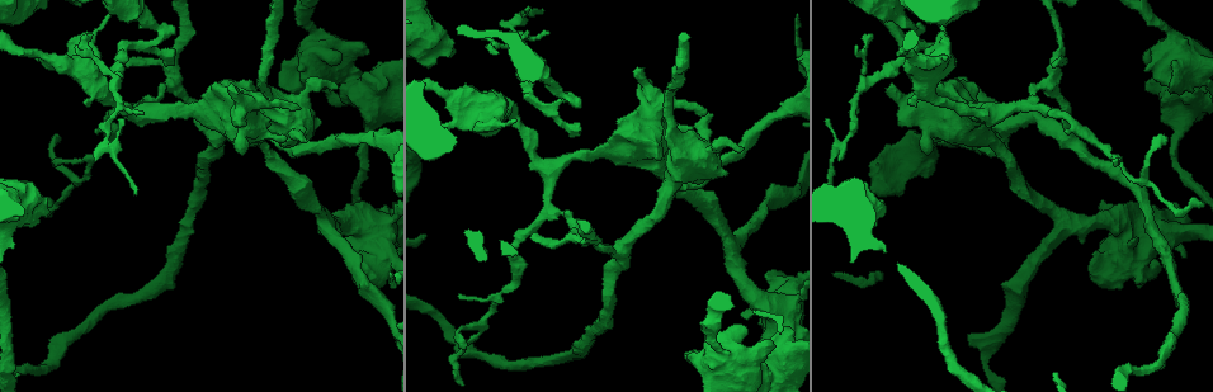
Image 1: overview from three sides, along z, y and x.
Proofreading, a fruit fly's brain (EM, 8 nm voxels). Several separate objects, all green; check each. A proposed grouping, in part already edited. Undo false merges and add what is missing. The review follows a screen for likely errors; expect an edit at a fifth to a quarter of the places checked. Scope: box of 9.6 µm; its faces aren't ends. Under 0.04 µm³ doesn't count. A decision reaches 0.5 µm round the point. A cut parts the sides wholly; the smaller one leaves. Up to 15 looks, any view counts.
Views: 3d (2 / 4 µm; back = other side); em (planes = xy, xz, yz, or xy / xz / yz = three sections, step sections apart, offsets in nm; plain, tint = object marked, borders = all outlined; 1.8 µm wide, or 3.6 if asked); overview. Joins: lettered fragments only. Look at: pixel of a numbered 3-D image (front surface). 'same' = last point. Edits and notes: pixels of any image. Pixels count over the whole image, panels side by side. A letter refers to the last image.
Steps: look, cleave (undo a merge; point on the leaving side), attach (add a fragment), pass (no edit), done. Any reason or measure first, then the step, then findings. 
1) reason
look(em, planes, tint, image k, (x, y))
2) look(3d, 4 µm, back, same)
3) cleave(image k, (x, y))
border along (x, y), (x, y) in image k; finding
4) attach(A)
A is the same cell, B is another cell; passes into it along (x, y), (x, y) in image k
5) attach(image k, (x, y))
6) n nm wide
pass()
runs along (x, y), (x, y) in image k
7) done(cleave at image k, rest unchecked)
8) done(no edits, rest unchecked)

stops while still wide
look(3d, 2 µm, image 1, (233, 89))

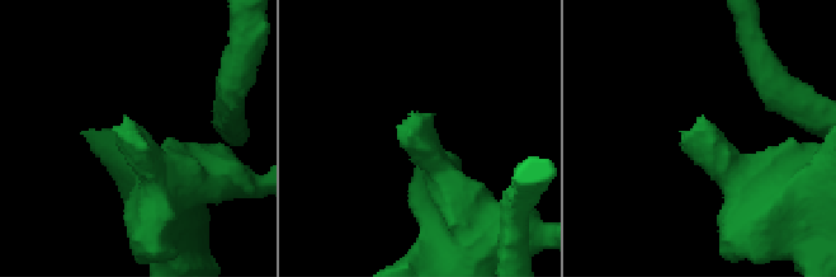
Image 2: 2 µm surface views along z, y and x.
need the tissue
look(em, yz, step 8, borders, image 2, (683, 131))

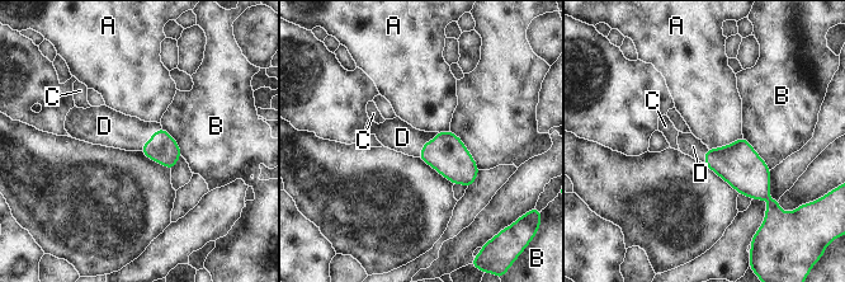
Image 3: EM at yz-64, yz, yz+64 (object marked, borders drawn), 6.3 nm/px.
B touches over 320 nm
attach(D)
D is the same cell, A, B and C are other cells; passes into it along (447, 154), (424, 142), (397, 135) in image 3; it goes on there

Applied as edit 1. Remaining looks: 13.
branch stops here
look(3d, 2 µm, back, image 1, (578, 102))

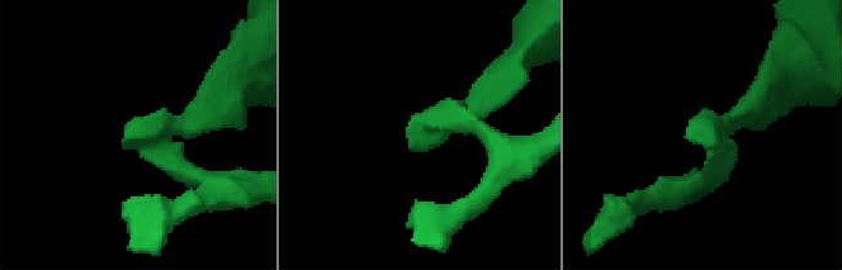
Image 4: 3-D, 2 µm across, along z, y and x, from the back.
arms of 190, 220 nm
look(em, planes, borders, image 4, (124, 142))

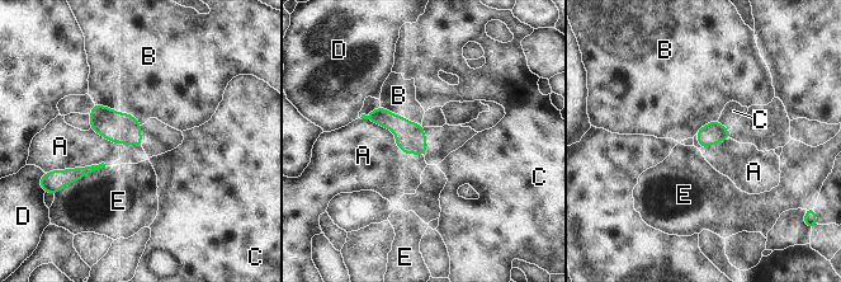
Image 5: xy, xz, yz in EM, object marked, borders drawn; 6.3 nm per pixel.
140 nm wide
cleave(image 5, (397, 123))
A, B, C, D and E are other cells; a second neuron is stuck on

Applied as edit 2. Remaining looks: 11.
abrupt turn
look(em, 3.6 µm, planes, borders, image 1, (721, 357))

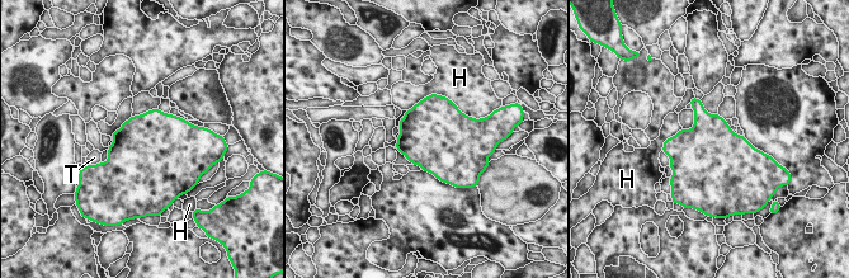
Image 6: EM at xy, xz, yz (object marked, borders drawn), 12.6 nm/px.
pass()
H and T are other cells; border along (432, 94), (406, 111) in image 6; one neuron here

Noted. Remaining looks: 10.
touches itself
look(3d, 4 µm, image 1, (162, 92))

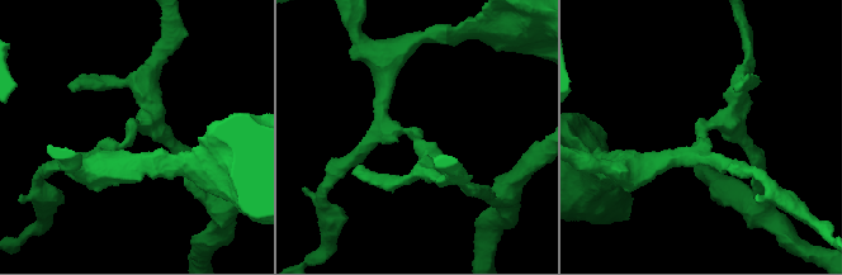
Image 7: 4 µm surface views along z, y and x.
now the EM
look(em, planes, borders, image 7, (414, 132))

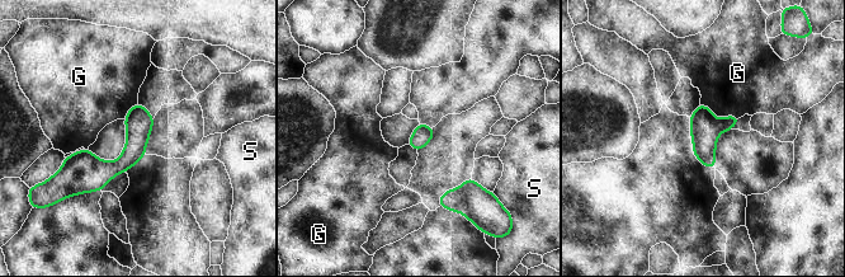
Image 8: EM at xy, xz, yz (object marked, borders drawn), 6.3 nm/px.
cleave(image 8, (725, 123))
G and S are other cells; two neurons meet here

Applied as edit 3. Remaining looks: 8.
branch stops here
look(em, planes, plain, image 1, (743, 315))

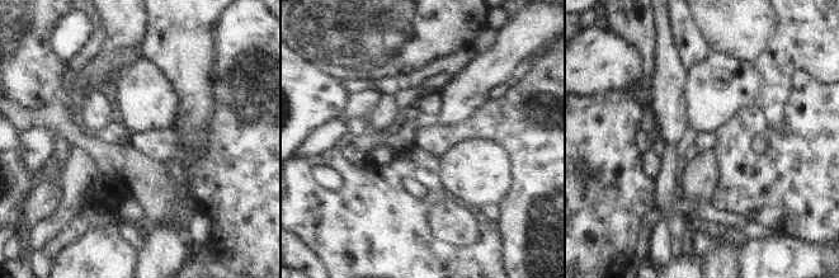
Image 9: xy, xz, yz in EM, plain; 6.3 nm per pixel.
where the object lies
look(em, planes, tint, same)

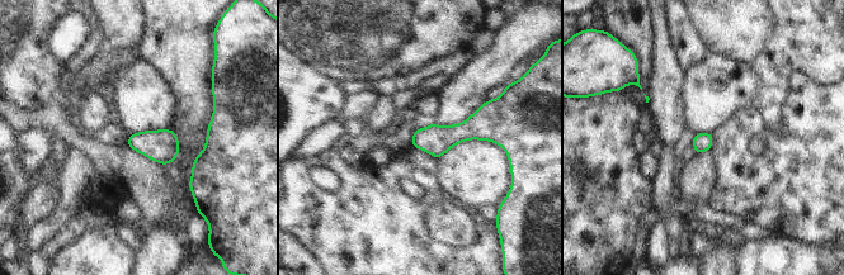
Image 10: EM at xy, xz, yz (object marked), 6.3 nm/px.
look(em, planes, borders, same)

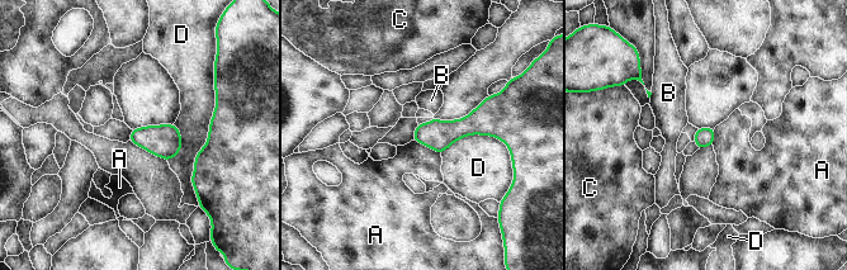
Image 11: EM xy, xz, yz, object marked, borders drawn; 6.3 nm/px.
pass()
A, B, C and D are other cells; border along (413, 140), (440, 154) in image 11; no lettered fragment goes on from it

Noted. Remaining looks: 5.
done(attach at image 3, cleave at image 5, cleave at image 8, rest unchecked)

